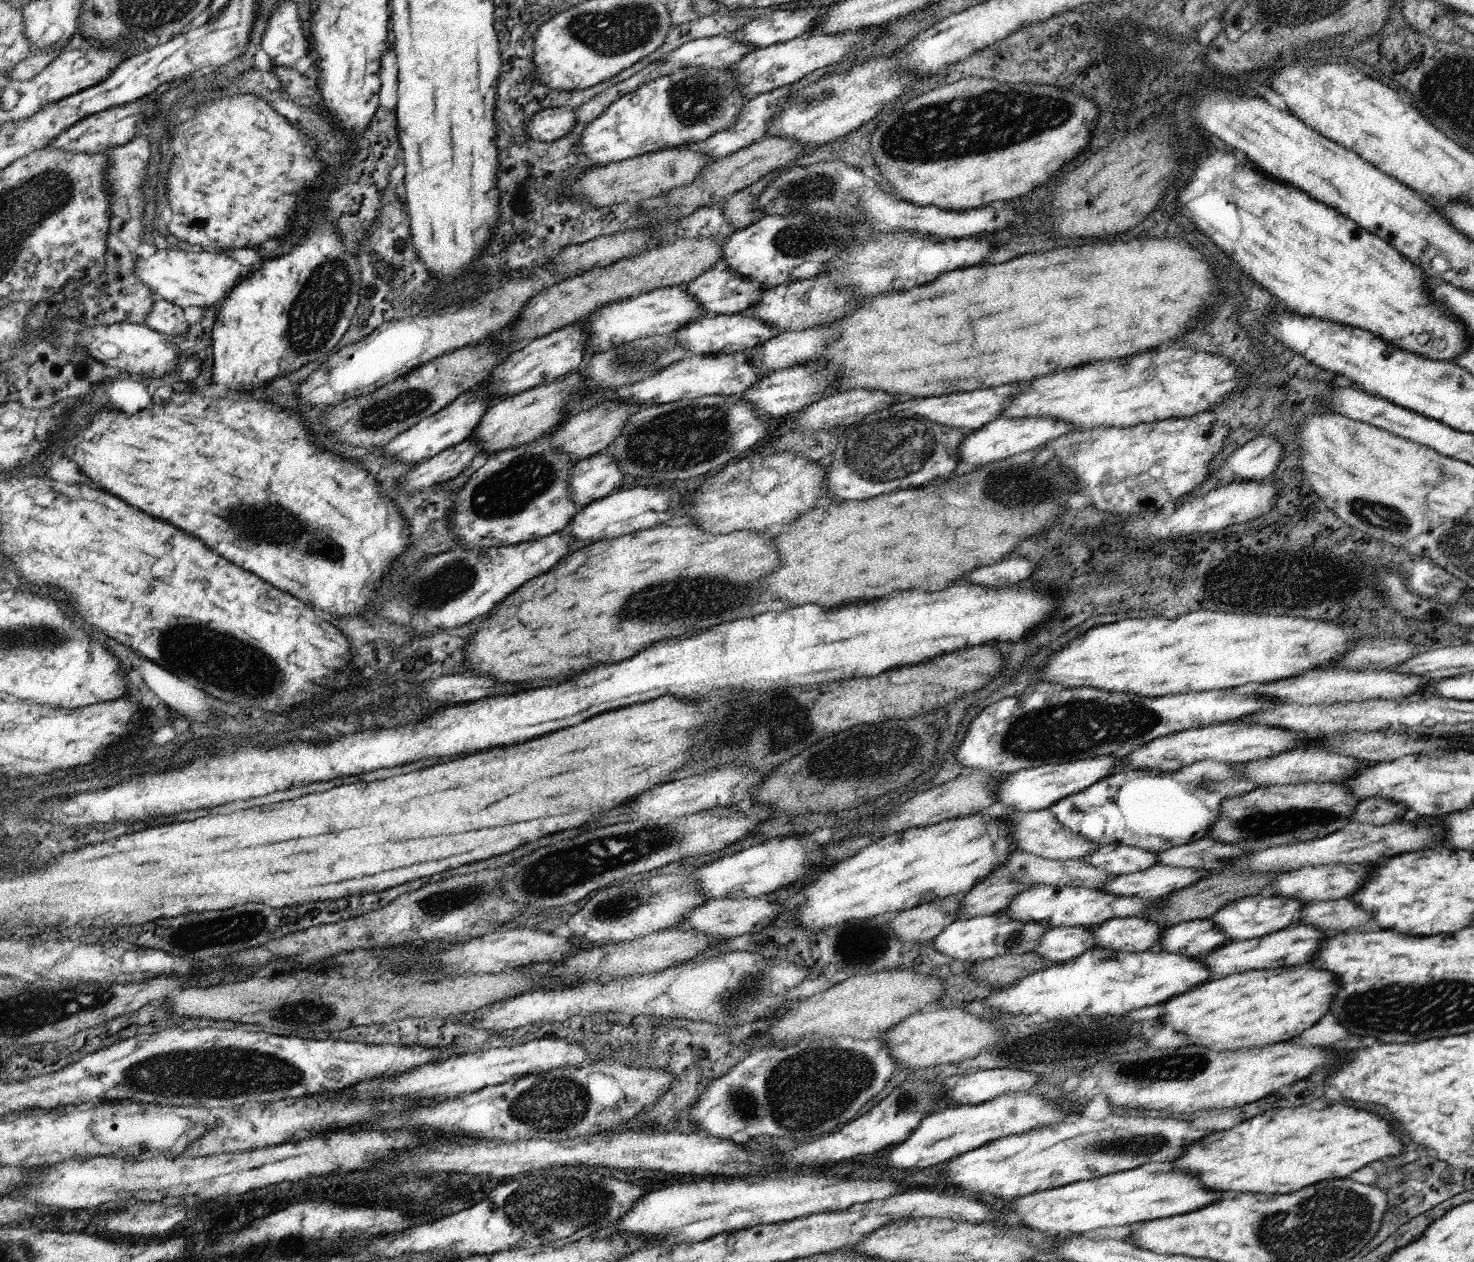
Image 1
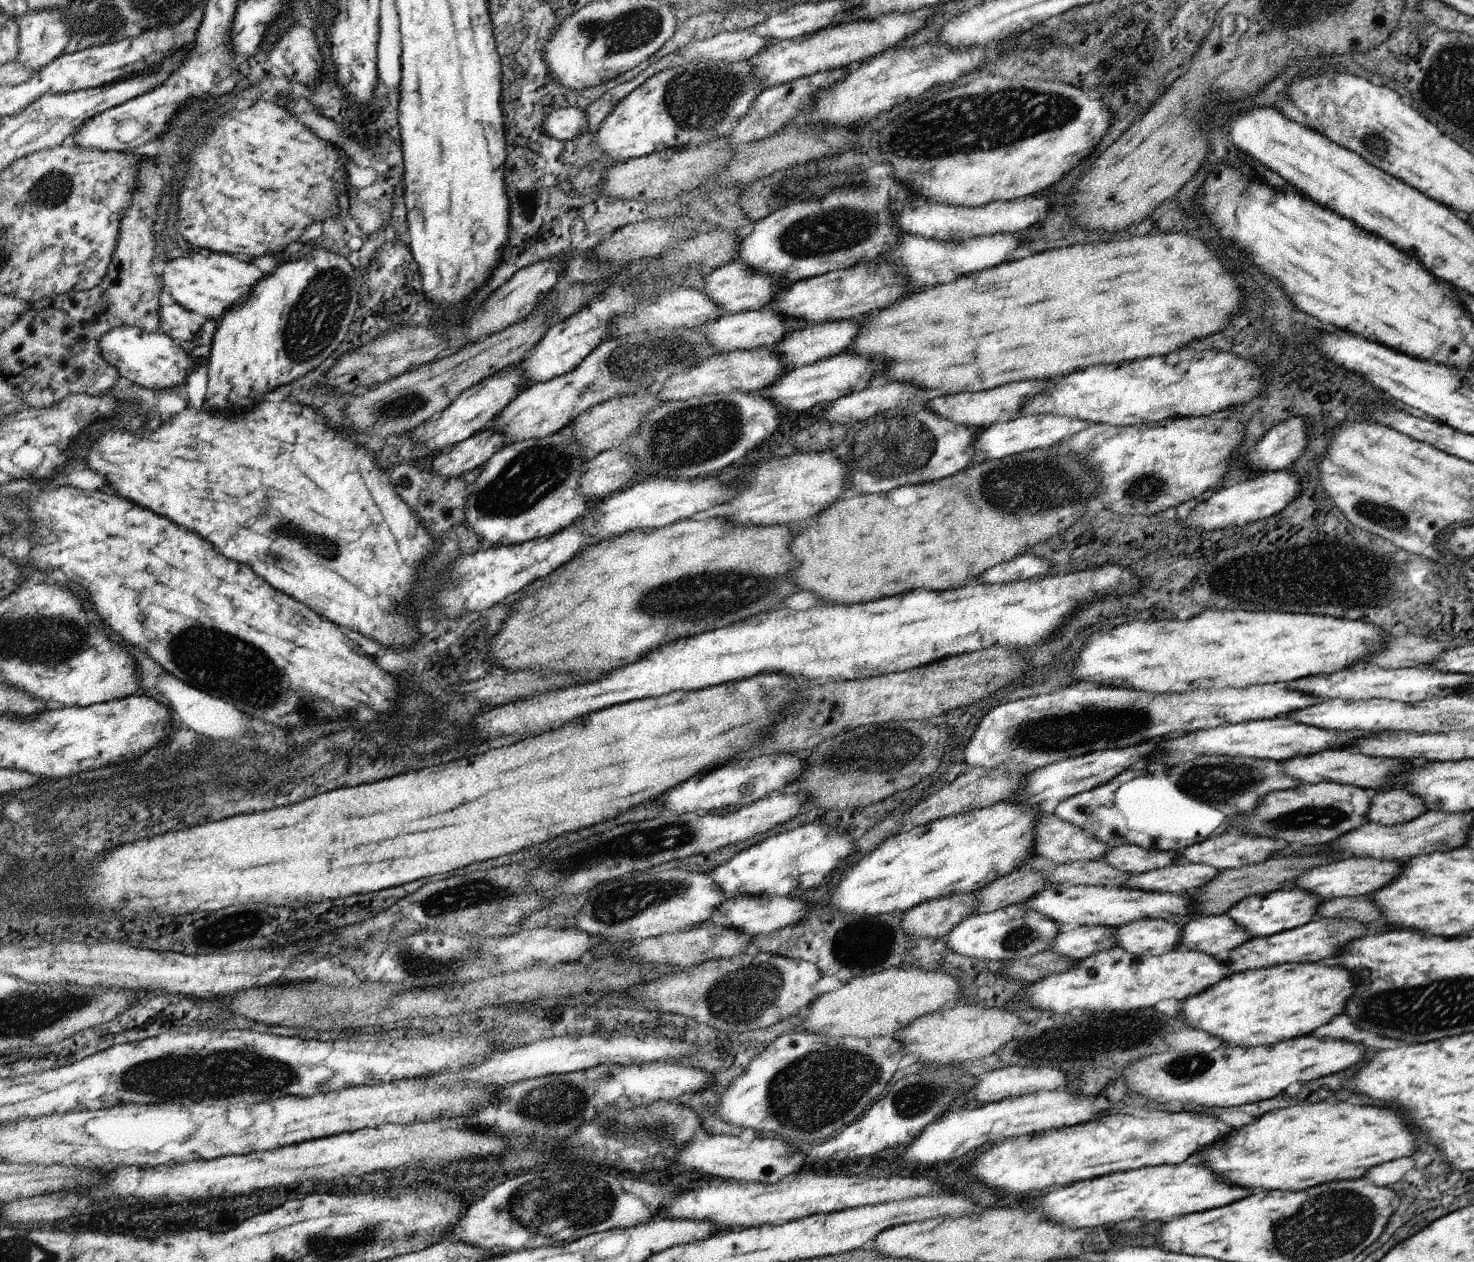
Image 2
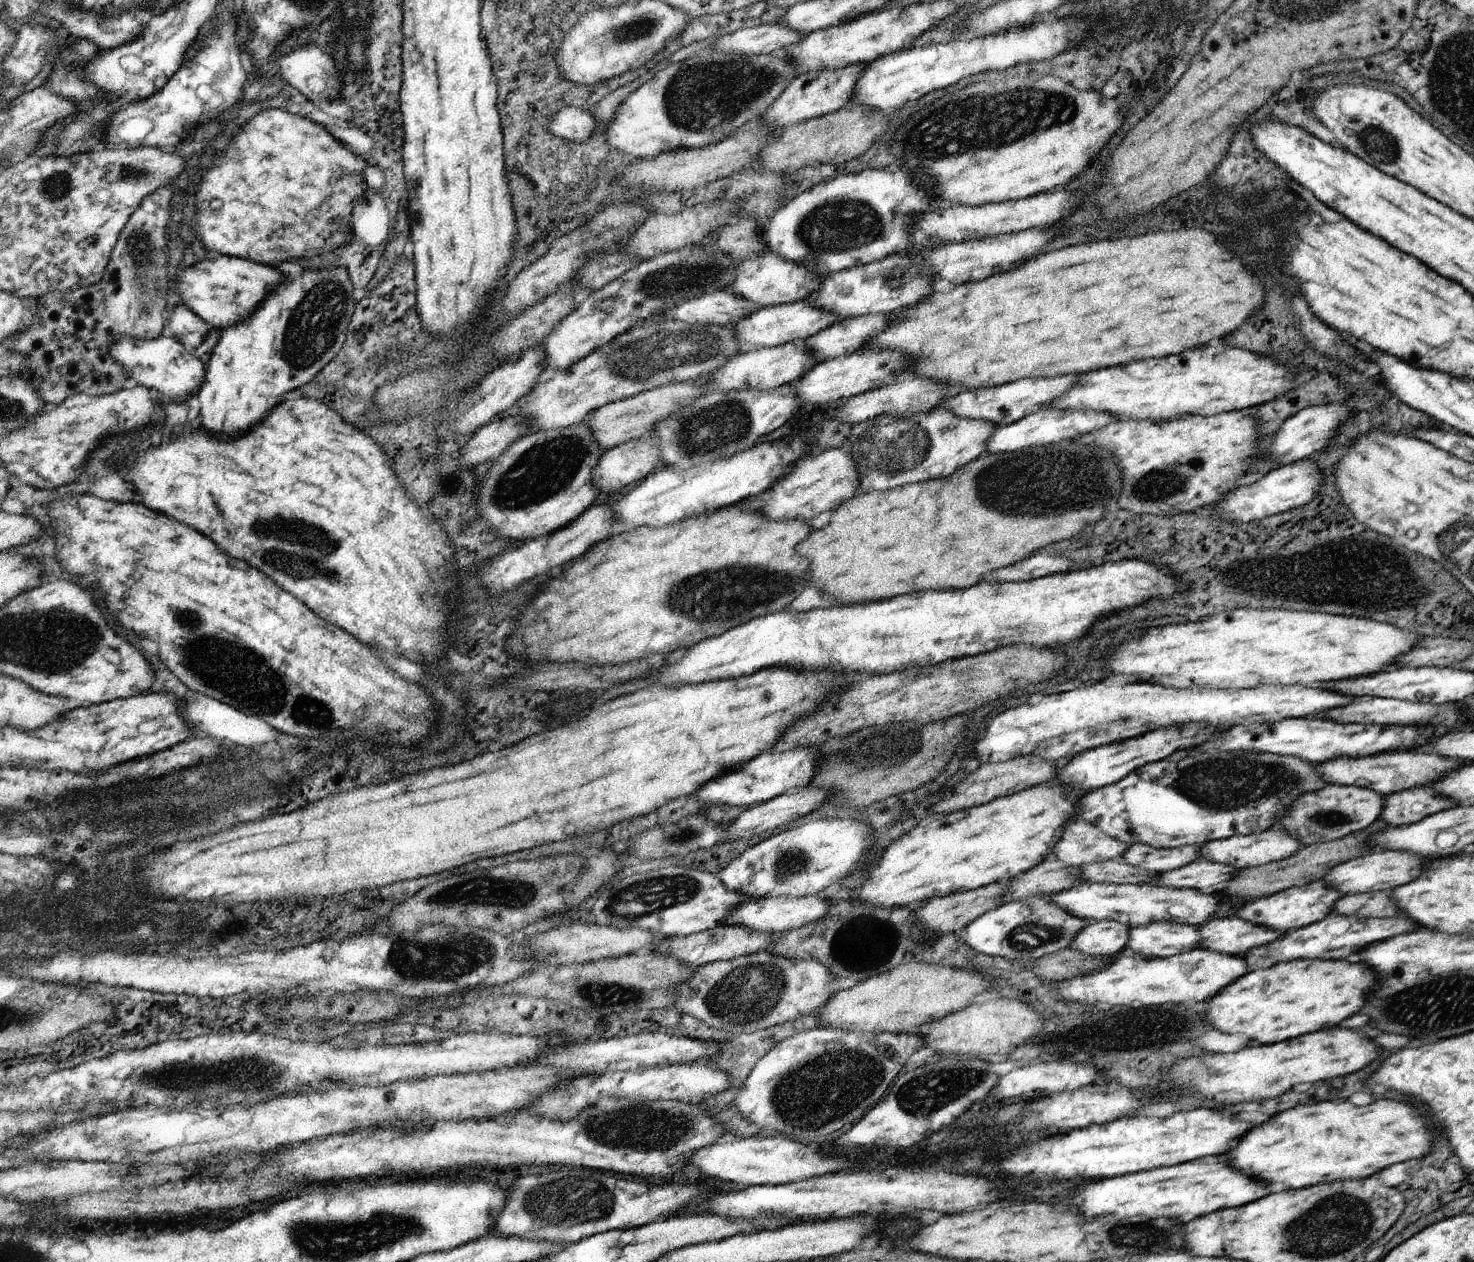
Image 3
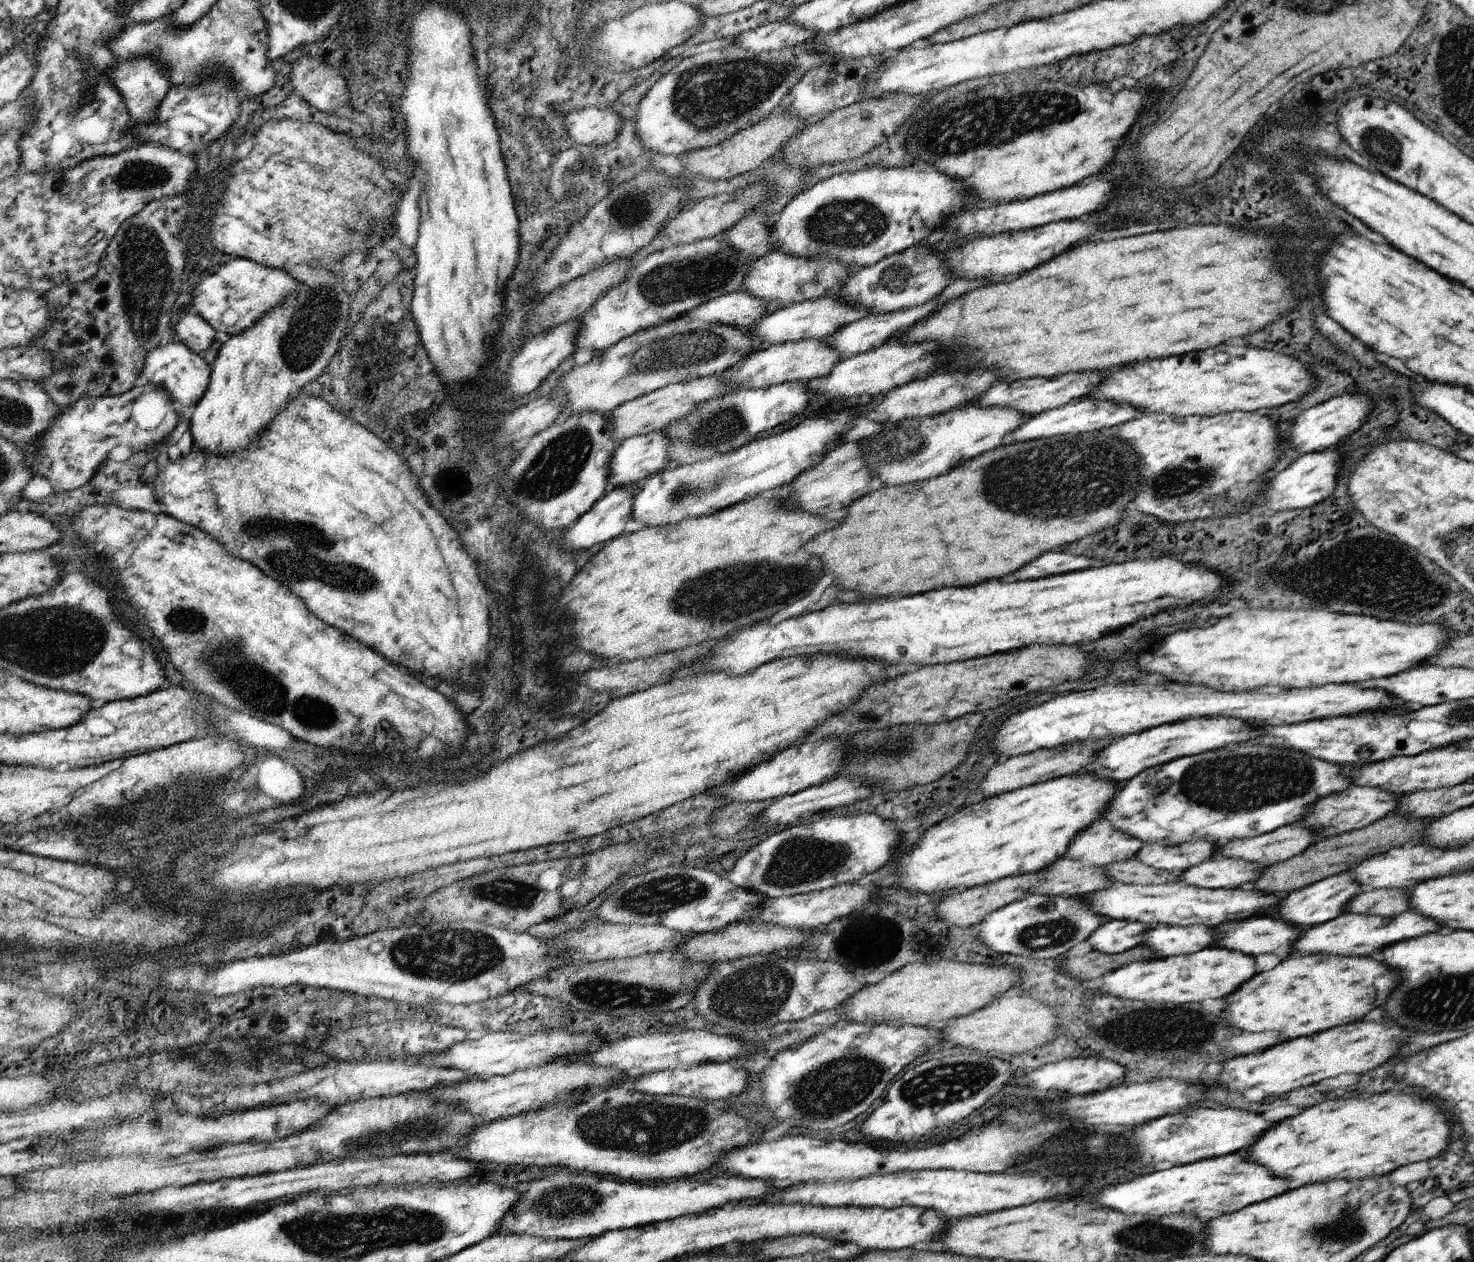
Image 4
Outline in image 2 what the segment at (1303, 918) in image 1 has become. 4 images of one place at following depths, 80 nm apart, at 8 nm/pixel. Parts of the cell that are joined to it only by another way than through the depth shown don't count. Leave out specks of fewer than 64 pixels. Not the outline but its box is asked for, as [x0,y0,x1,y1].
[1317,895,1381,924]

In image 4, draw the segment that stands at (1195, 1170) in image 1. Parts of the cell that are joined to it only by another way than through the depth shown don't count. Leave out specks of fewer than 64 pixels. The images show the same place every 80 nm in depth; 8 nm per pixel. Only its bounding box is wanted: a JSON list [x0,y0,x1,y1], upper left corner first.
[1244,1094,1449,1188]

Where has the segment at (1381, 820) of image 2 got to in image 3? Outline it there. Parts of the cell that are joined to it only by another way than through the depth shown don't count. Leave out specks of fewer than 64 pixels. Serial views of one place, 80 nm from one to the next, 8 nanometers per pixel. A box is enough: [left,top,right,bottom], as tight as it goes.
[1377,785,1456,827]

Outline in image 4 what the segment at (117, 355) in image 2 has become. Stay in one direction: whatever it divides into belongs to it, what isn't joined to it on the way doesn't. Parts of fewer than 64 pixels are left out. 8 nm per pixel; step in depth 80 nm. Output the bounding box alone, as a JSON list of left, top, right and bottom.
[141,343,212,406]

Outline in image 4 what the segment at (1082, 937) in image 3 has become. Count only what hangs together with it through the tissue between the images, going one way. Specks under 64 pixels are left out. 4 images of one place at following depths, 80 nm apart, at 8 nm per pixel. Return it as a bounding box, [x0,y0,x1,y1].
[1086,919,1153,954]

